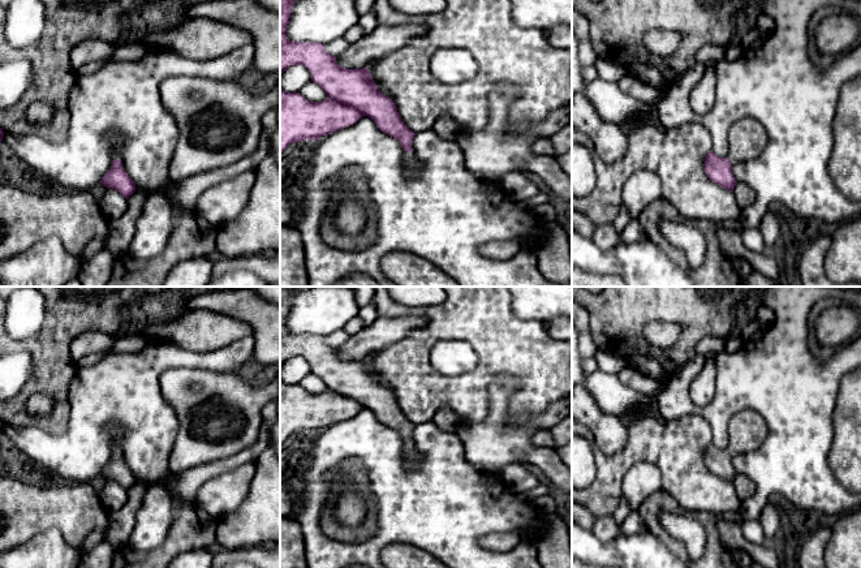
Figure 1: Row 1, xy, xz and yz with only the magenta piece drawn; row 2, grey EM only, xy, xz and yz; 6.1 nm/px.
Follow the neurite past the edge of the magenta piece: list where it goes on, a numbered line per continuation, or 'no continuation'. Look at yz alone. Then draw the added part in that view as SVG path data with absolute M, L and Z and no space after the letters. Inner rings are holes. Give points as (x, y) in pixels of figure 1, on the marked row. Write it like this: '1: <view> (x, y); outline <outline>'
1: yz (747, 138); outline M752 117L739 120L728 134L728 160L735 164L755 159L765 149L767 135L763 125Z

